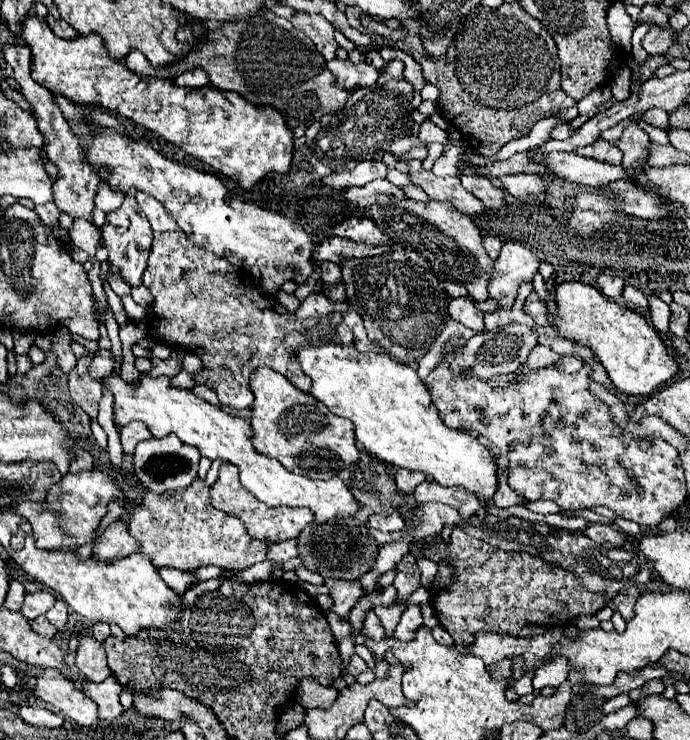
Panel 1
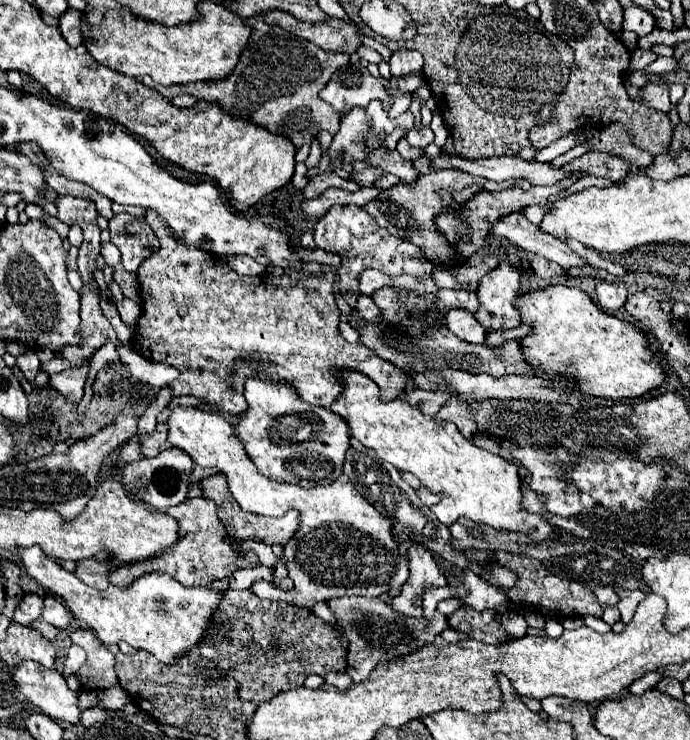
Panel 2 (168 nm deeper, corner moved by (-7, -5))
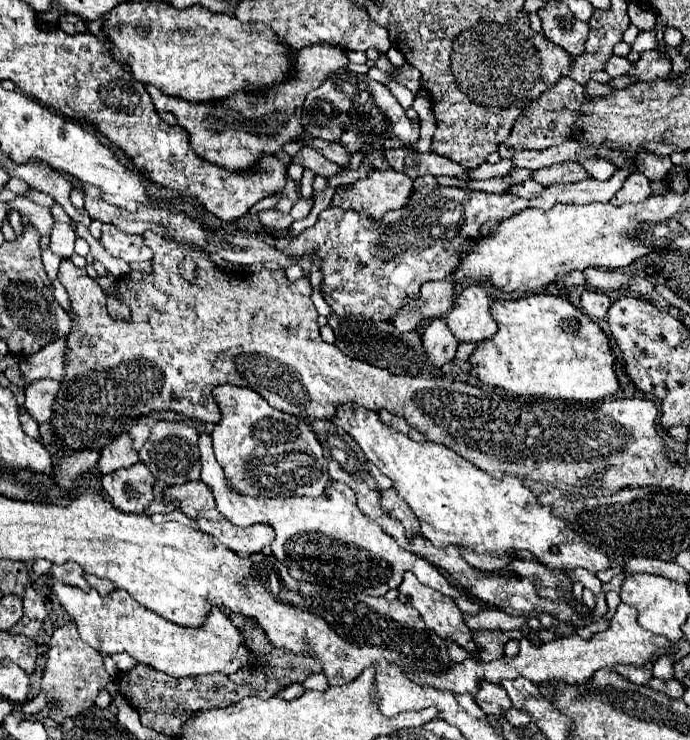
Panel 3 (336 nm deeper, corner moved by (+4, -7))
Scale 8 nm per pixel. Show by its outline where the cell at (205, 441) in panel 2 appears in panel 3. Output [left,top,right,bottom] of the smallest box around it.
[199,433,479,613]

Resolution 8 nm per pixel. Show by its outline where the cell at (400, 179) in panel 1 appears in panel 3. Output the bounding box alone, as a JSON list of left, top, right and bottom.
[293,147,343,179]

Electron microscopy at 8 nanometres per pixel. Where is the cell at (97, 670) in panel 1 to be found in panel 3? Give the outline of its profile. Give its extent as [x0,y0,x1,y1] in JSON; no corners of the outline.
[41,623,111,723]

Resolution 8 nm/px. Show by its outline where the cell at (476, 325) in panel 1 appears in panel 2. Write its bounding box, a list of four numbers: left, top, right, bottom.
[446,309,486,343]

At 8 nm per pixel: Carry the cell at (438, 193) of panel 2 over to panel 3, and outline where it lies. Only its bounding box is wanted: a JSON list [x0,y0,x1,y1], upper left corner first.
[333,171,413,221]

